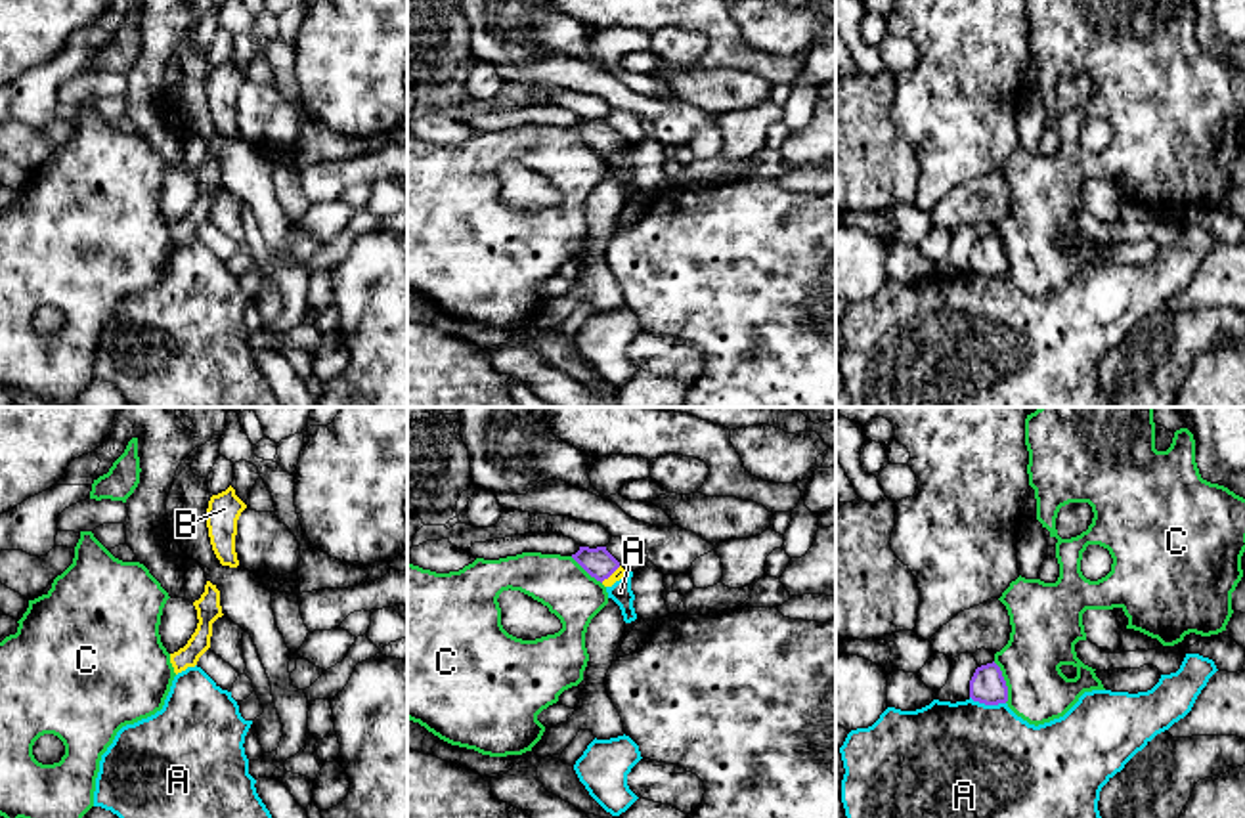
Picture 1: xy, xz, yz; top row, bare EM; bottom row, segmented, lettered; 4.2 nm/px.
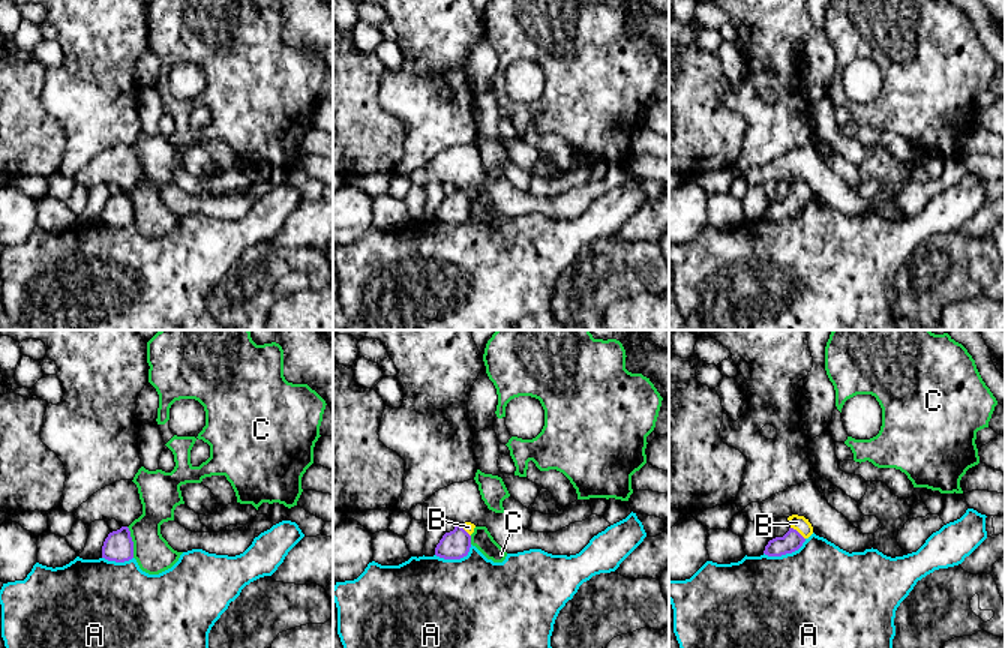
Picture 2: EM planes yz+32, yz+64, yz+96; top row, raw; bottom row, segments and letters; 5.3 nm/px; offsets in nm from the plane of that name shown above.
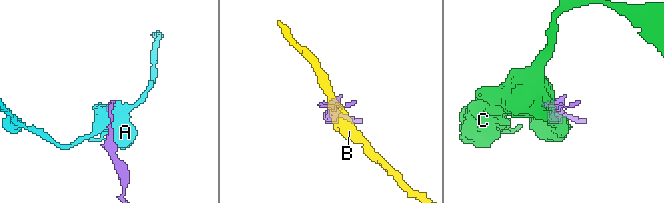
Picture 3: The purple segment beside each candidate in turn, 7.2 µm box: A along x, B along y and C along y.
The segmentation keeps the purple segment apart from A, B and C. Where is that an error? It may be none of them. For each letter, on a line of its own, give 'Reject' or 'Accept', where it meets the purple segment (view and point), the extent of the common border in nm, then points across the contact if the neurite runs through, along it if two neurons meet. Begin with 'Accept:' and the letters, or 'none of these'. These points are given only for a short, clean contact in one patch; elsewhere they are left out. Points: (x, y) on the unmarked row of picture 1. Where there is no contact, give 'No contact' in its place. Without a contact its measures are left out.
Accept: B
A: Reject. Touches purple at yz (987, 276). Shared border 160 nm
B: Accept. Touches purple at xz (611, 146). Shared border 110 nm. Path across: xz (597, 134), (611, 146), (620, 144)
C: Reject. Touches purple at yz (1004, 255). Shared border 190 nm

